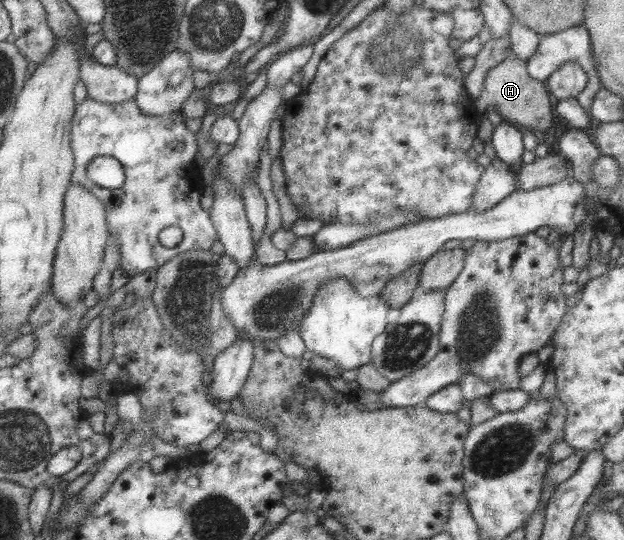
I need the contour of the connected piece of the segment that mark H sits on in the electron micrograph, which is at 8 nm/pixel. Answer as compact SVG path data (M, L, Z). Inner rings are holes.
M512 53L501 60L495 67L491 67L485 73L483 87L474 99L476 111L483 115L487 112L496 111L499 119L513 123L521 130L539 130L547 133L551 132L551 93L543 87L541 82L537 82L527 74L526 61L515 57Z

